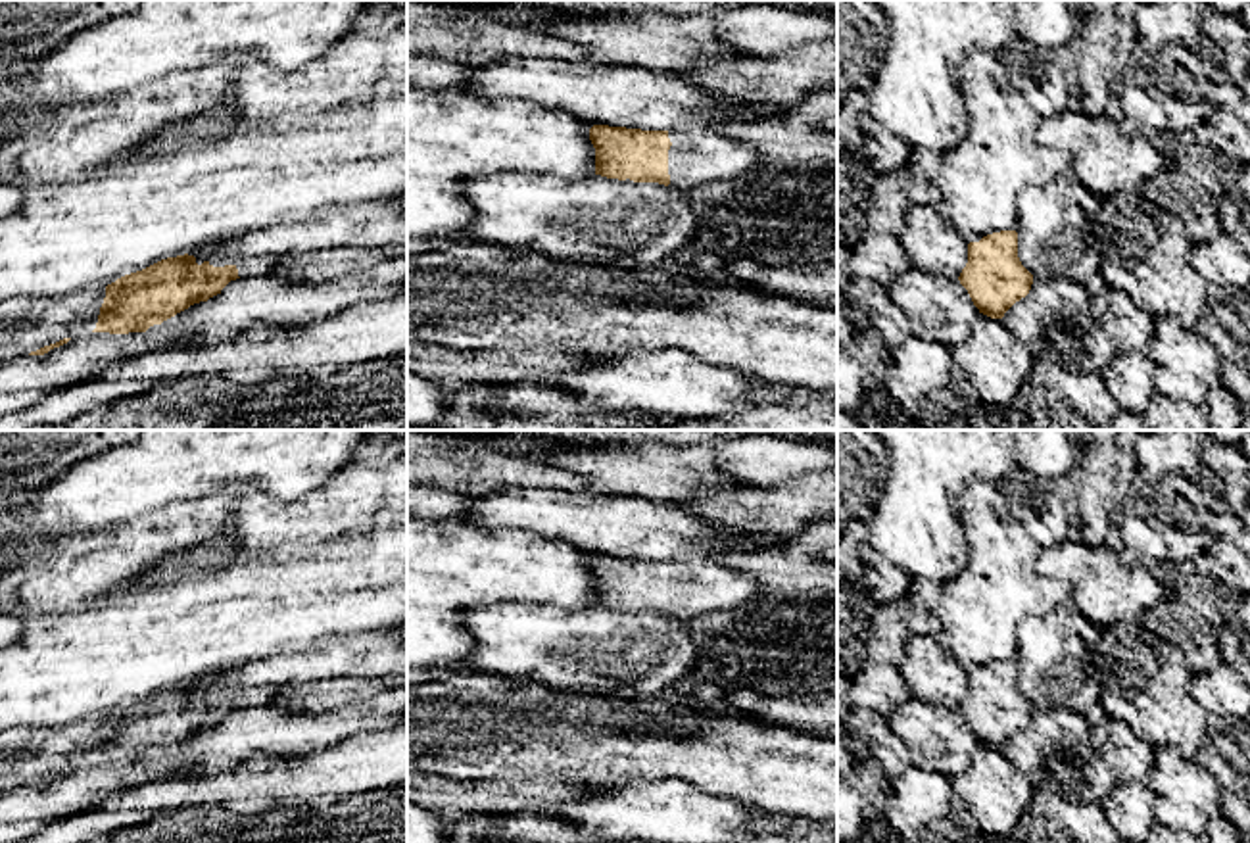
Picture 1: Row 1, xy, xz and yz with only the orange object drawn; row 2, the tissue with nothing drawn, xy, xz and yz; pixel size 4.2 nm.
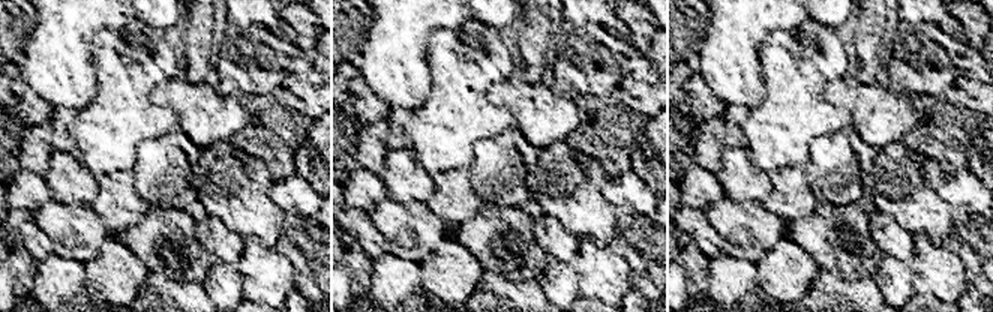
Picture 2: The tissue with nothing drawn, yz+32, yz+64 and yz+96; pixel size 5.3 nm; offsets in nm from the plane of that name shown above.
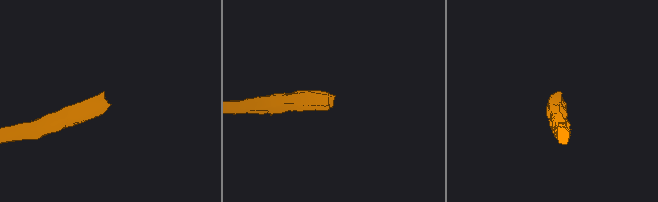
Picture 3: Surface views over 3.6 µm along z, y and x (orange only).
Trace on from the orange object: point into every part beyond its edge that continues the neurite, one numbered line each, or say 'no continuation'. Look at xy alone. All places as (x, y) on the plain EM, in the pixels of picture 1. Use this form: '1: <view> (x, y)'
1: xy (246, 698)

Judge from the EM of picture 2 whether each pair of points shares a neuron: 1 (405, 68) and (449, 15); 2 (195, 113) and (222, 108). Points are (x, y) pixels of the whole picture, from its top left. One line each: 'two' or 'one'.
1: one
2: one

